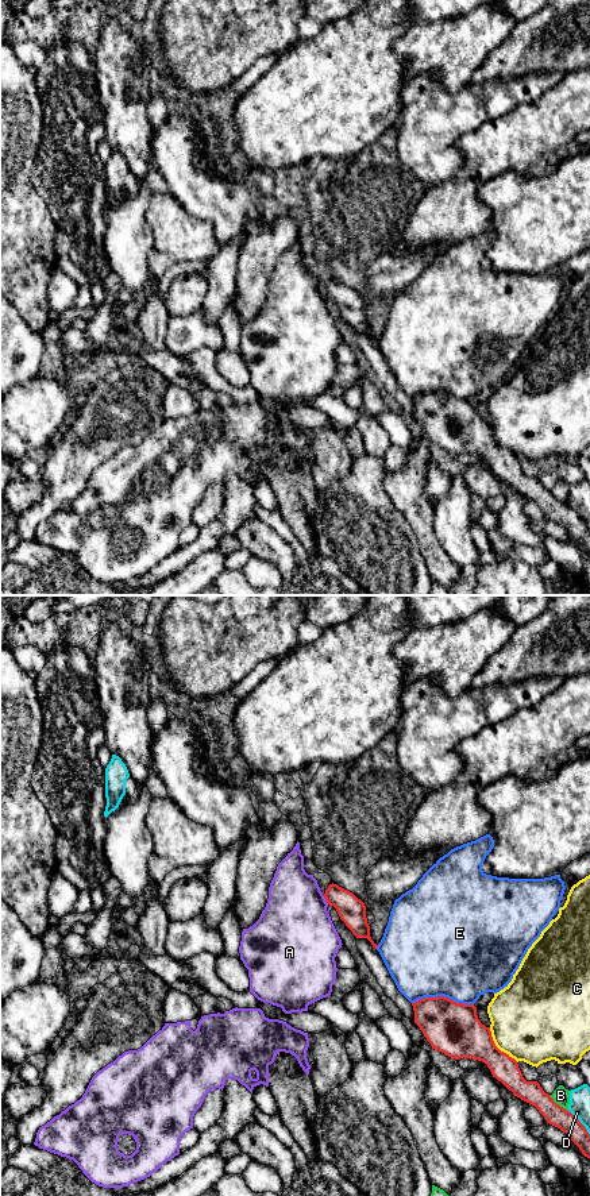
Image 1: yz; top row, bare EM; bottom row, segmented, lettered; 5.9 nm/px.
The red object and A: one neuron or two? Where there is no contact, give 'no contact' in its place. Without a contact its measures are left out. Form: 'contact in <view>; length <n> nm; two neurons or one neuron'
contact in yz; length 70 nm; one neuron

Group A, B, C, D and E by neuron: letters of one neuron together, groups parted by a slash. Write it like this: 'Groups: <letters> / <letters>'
Groups: A / B / C / D / E

